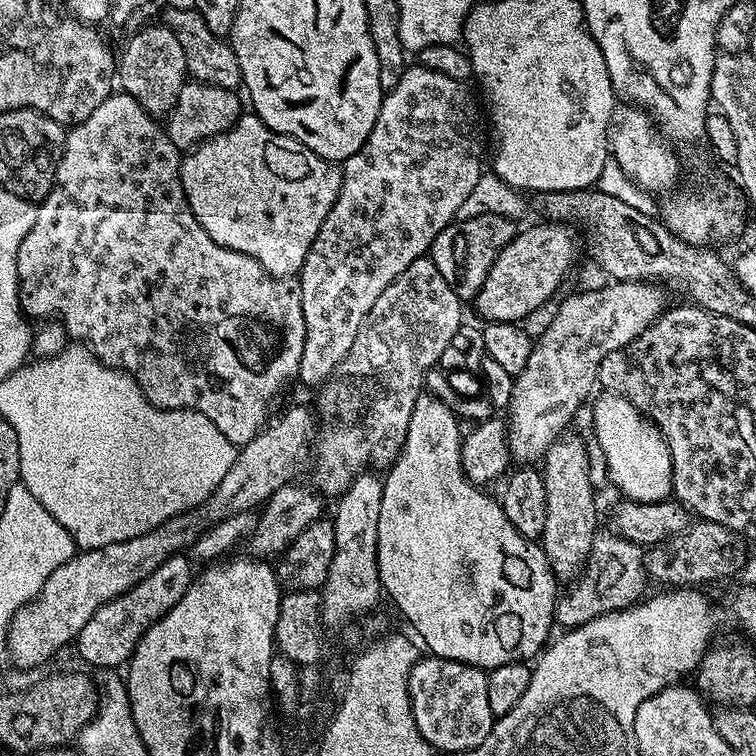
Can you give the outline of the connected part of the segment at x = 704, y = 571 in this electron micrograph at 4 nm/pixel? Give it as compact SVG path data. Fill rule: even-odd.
M709 520L693 523L679 536L661 540L647 549L644 558L644 571L649 581L657 580L660 586L673 589L689 586L704 586L711 580L720 580L723 576L739 573L746 559L746 547L737 533L726 526L718 526Z

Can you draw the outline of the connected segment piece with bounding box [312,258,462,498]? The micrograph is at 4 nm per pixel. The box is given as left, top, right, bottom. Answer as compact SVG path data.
M421 258L410 262L410 266L406 270L402 270L402 274L398 274L398 278L394 278L394 282L390 282L390 286L386 286L386 290L382 290L382 294L378 294L378 302L374 302L370 314L366 314L358 334L353 338L354 346L350 346L350 352L346 354L344 361L339 364L329 380L325 380L323 384L319 385L317 391L320 393L316 396L314 408L318 413L318 435L314 440L316 461L312 464L312 476L316 479L315 487L325 497L339 498L352 485L354 478L365 470L387 470L392 467L392 463L396 461L406 442L406 430L410 430L410 414L414 414L414 402L422 395L423 388L420 387L424 384L424 375L432 367L436 368L439 365L442 352L446 346L449 346L455 331L460 328L462 323L460 308L462 308L462 301L456 297L456 291L446 282L446 278L442 278L442 274L438 274L438 266L434 266L434 262L430 258Z

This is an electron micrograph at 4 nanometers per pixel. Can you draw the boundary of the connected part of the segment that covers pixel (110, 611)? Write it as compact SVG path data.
M177 554L166 558L152 573L113 600L106 602L86 626L76 635L74 648L88 664L94 664L99 670L116 670L127 665L132 659L132 651L154 622L158 622L186 594L194 579L193 561L187 555Z

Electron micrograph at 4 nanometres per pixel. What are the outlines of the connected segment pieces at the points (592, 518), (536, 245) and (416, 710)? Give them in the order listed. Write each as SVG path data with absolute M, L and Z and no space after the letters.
M561 435L550 446L542 461L544 485L546 486L546 530L539 538L539 545L544 549L548 565L557 581L571 582L584 570L588 561L592 540L596 537L596 492L592 489L592 468L588 465L588 452L576 436Z
M555 222L539 223L525 232L524 229L517 231L486 274L486 282L482 282L482 290L474 301L474 307L485 316L485 321L523 321L523 316L538 311L559 290L564 275L571 270L576 260L573 229L569 225Z
M440 656L413 666L408 678L409 702L414 722L432 750L466 754L490 734L494 717L486 695L487 681L485 669L457 660L443 660Z

